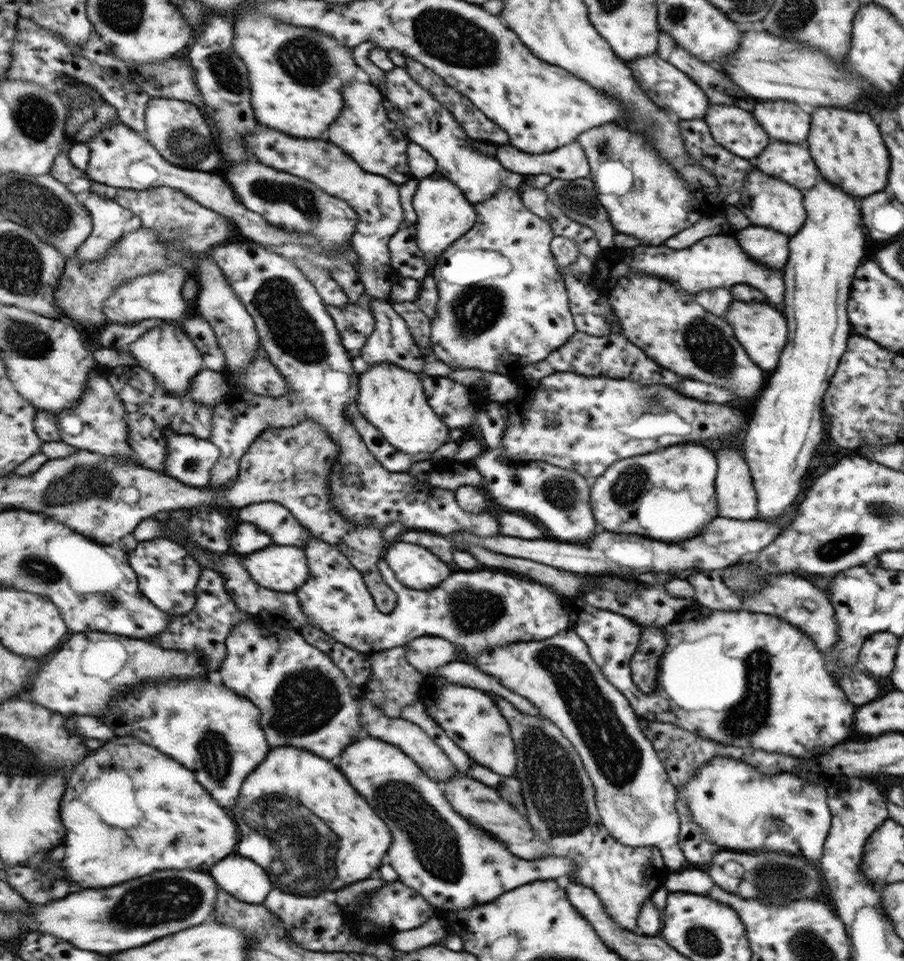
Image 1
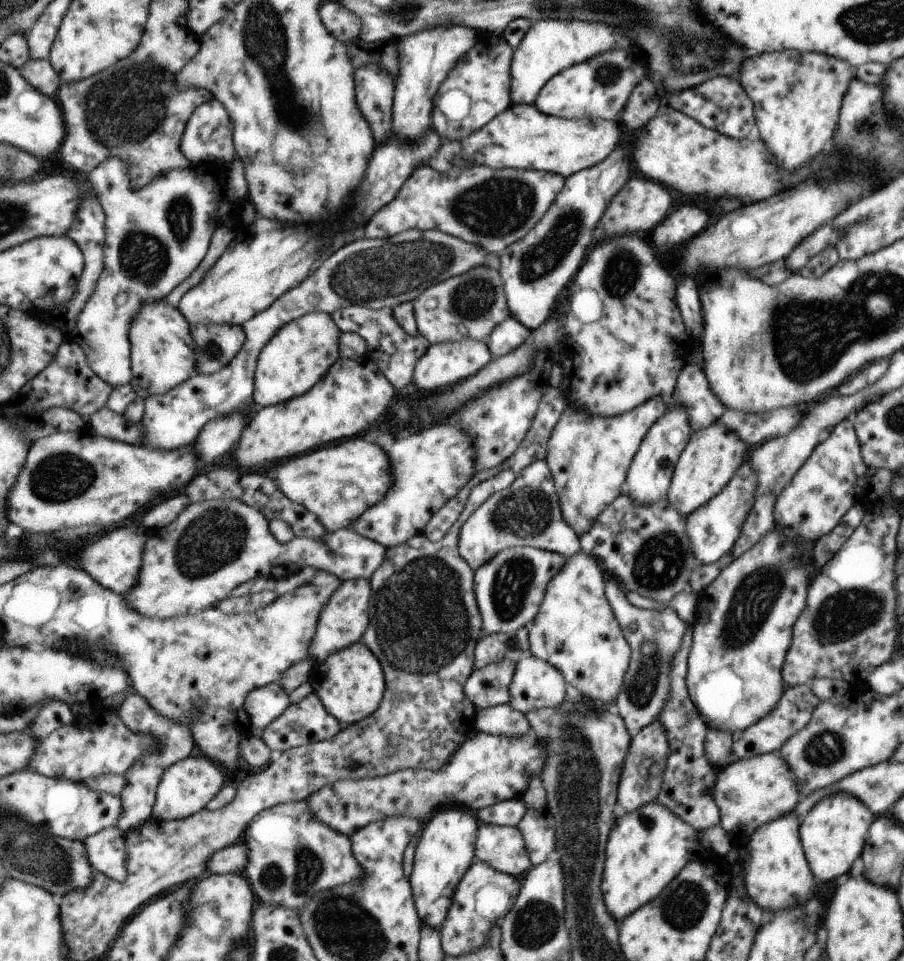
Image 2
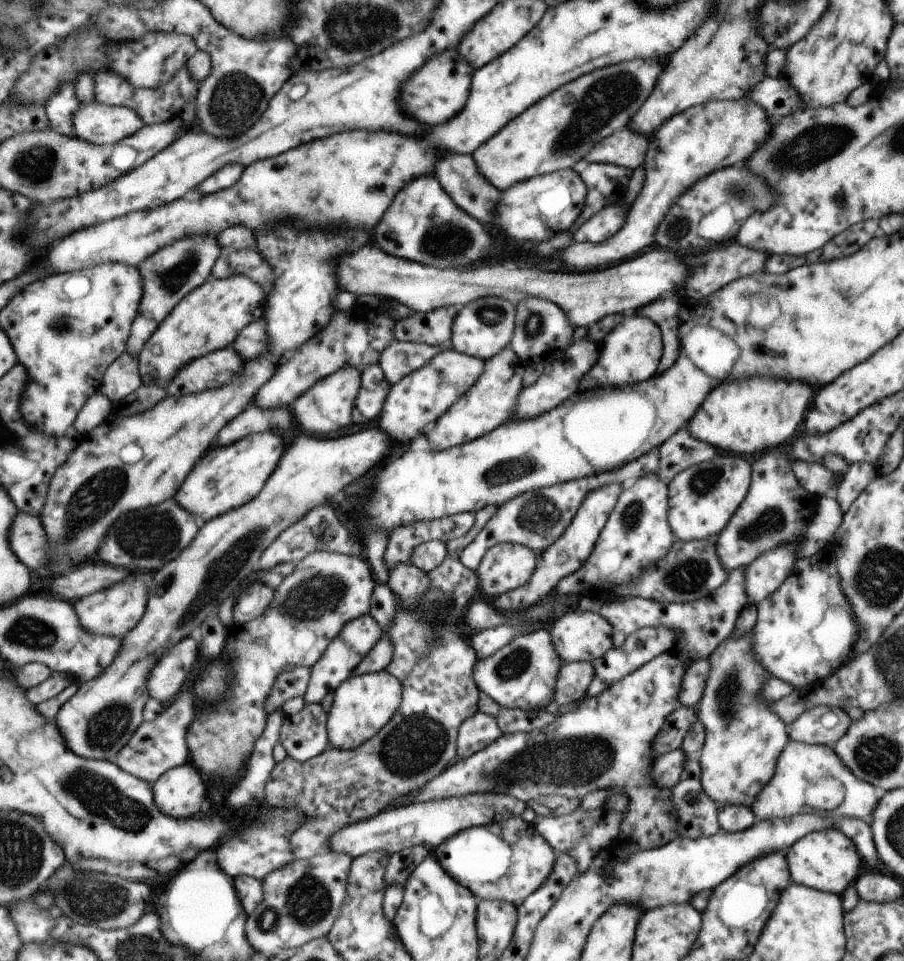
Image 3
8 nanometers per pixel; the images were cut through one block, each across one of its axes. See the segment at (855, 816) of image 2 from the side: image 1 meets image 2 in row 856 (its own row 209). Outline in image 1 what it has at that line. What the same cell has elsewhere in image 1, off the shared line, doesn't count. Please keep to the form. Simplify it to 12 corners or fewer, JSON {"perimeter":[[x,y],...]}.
{"perimeter":[[803,191],[787,341],[743,456],[780,518],[823,438],[821,396],[849,336],[863,258],[855,202]]}

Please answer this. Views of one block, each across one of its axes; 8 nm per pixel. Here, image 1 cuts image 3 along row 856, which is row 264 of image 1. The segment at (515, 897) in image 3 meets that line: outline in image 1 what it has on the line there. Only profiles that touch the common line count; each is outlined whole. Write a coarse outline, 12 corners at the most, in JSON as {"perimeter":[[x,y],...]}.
{"perimeter":[[502,186],[429,269],[431,349],[508,375],[575,335],[547,221]]}

